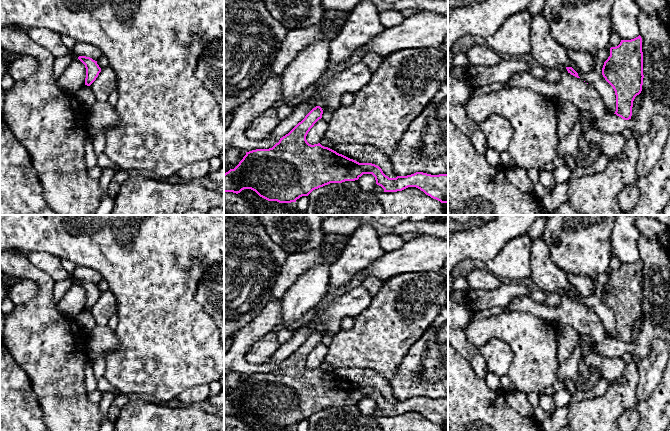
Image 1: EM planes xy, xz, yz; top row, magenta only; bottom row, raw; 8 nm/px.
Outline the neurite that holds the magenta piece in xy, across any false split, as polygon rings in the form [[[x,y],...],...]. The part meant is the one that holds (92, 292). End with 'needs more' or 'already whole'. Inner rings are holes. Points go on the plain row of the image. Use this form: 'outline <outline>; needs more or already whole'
outline [[[79,280],[78,283],[85,289],[86,292],[85,309],[90,310],[98,301],[101,296],[101,292],[97,288],[97,285],[90,281]]]; already whole

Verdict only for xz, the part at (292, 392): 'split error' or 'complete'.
complete

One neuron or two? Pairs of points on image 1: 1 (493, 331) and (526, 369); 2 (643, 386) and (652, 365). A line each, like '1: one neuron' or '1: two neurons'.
1: one neuron
2: one neuron

